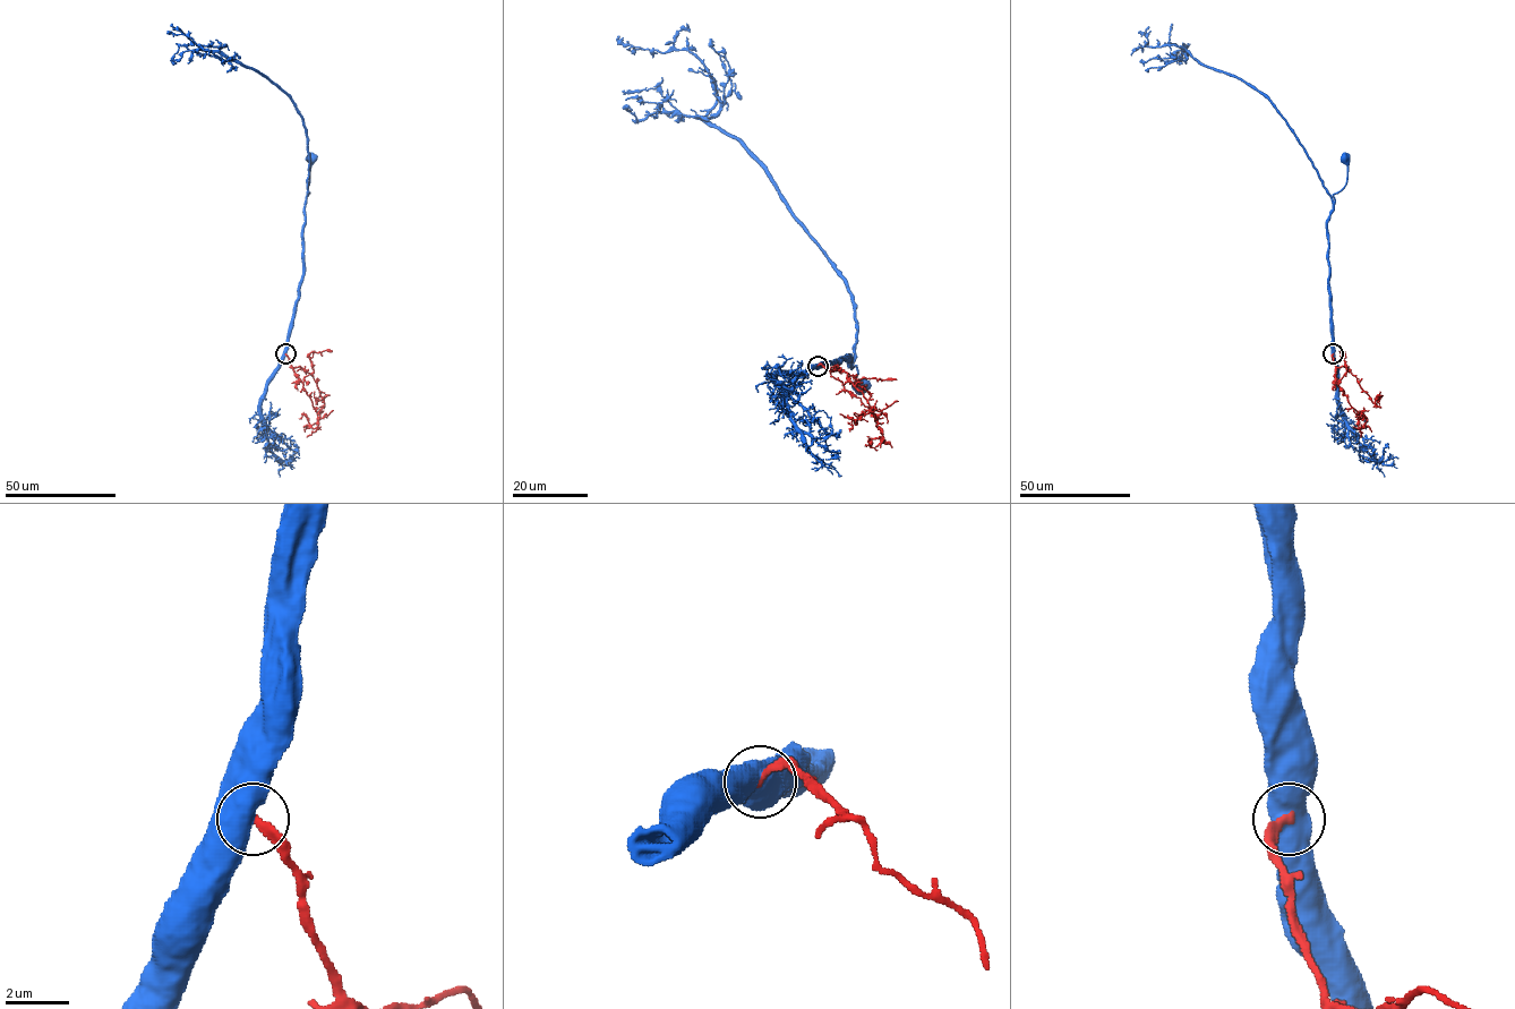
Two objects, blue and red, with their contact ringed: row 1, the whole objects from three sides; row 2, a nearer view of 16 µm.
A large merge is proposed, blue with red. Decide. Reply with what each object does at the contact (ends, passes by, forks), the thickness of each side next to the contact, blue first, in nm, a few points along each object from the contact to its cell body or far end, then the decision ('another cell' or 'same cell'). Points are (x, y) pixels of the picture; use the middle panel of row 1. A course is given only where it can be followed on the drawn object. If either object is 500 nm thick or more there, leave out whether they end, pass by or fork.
800/240 nm | blue via (818, 366), (852, 356), (849, 366), (856, 367), (859, 390), (857, 384), (859, 385) | red via (818, 366), (841, 369), (872, 409), (856, 422), (840, 413) | another cell

